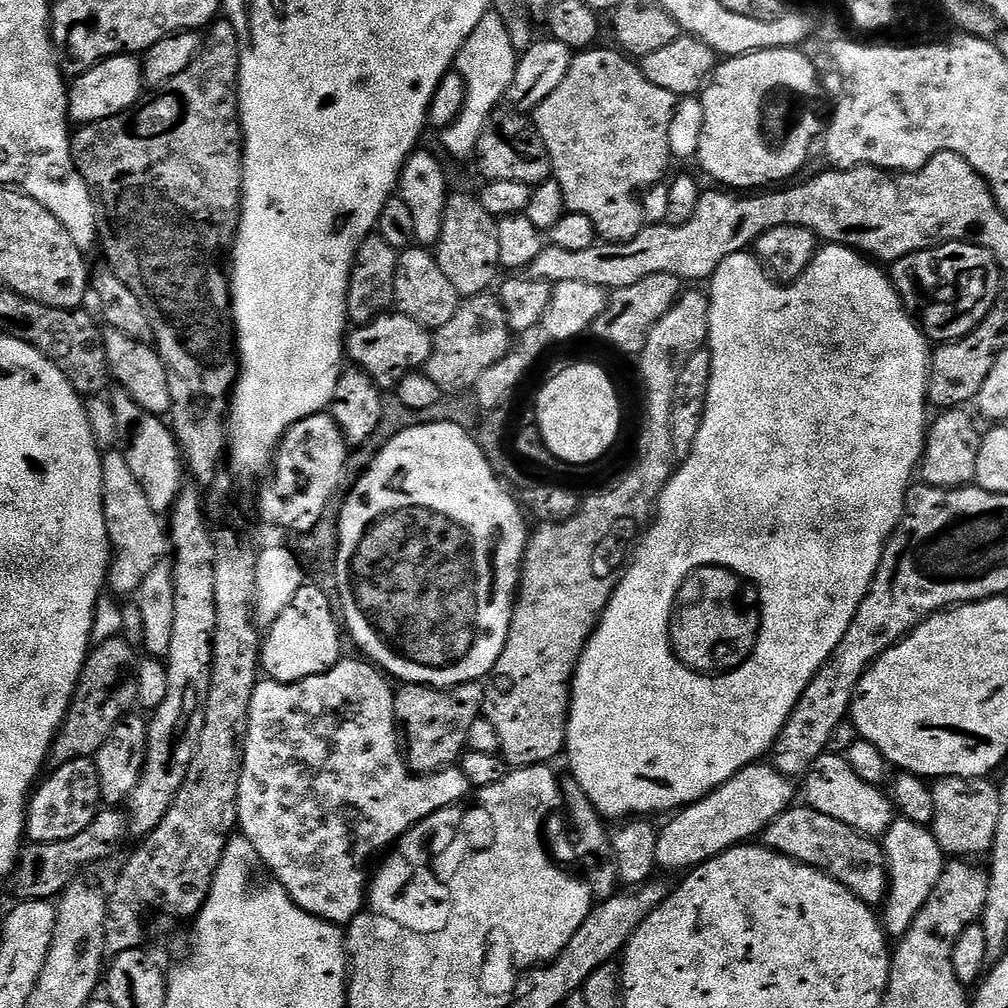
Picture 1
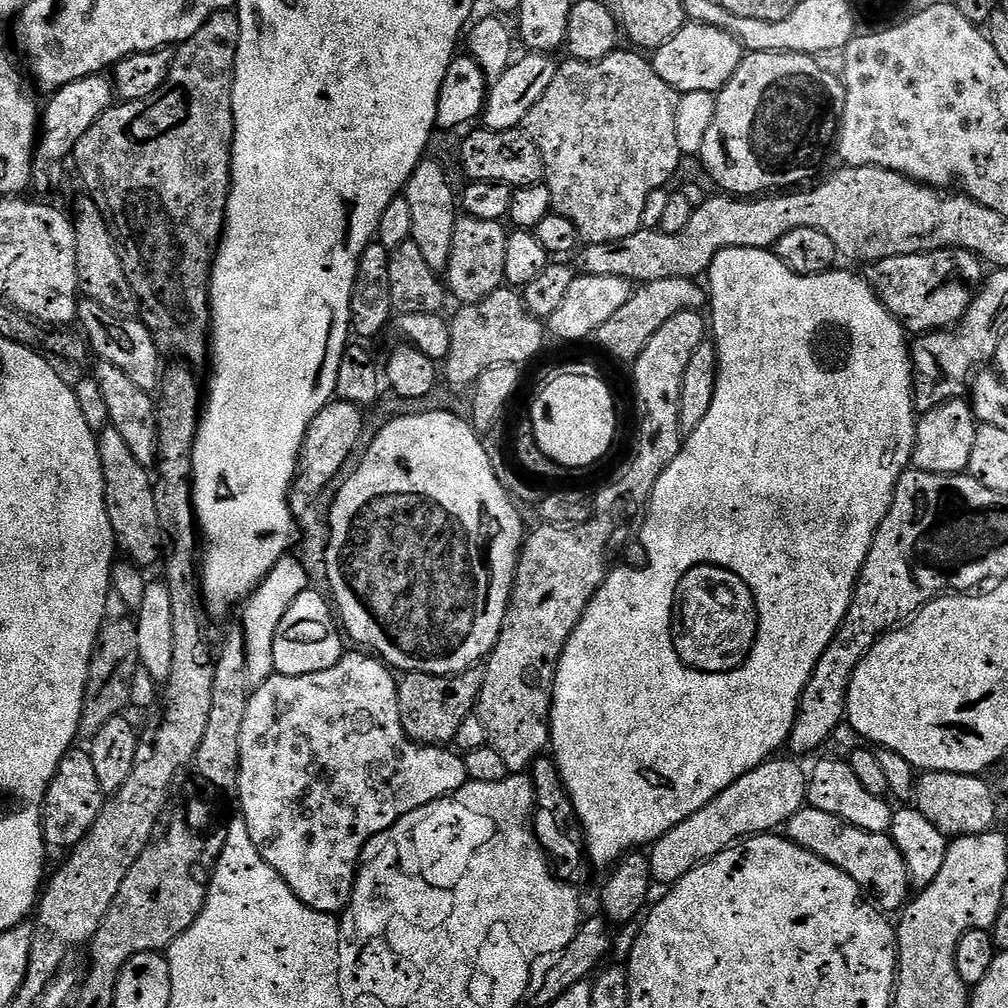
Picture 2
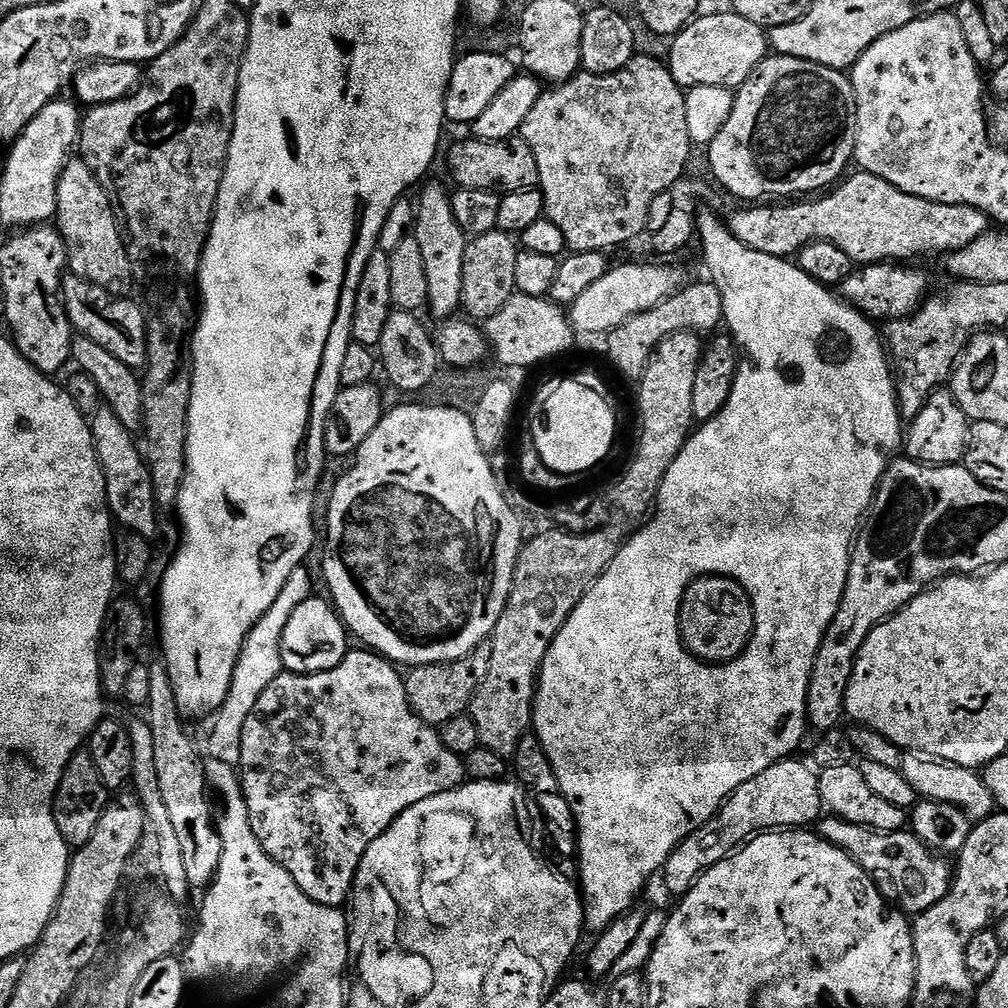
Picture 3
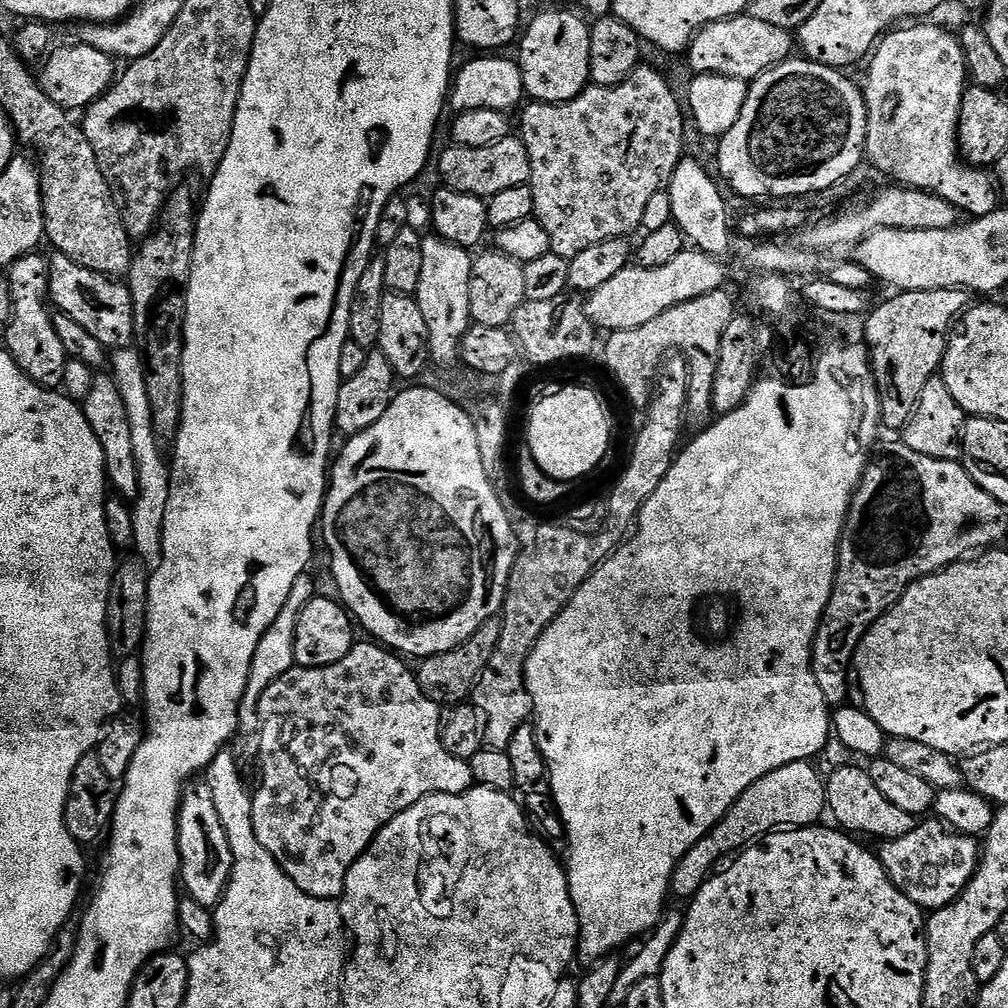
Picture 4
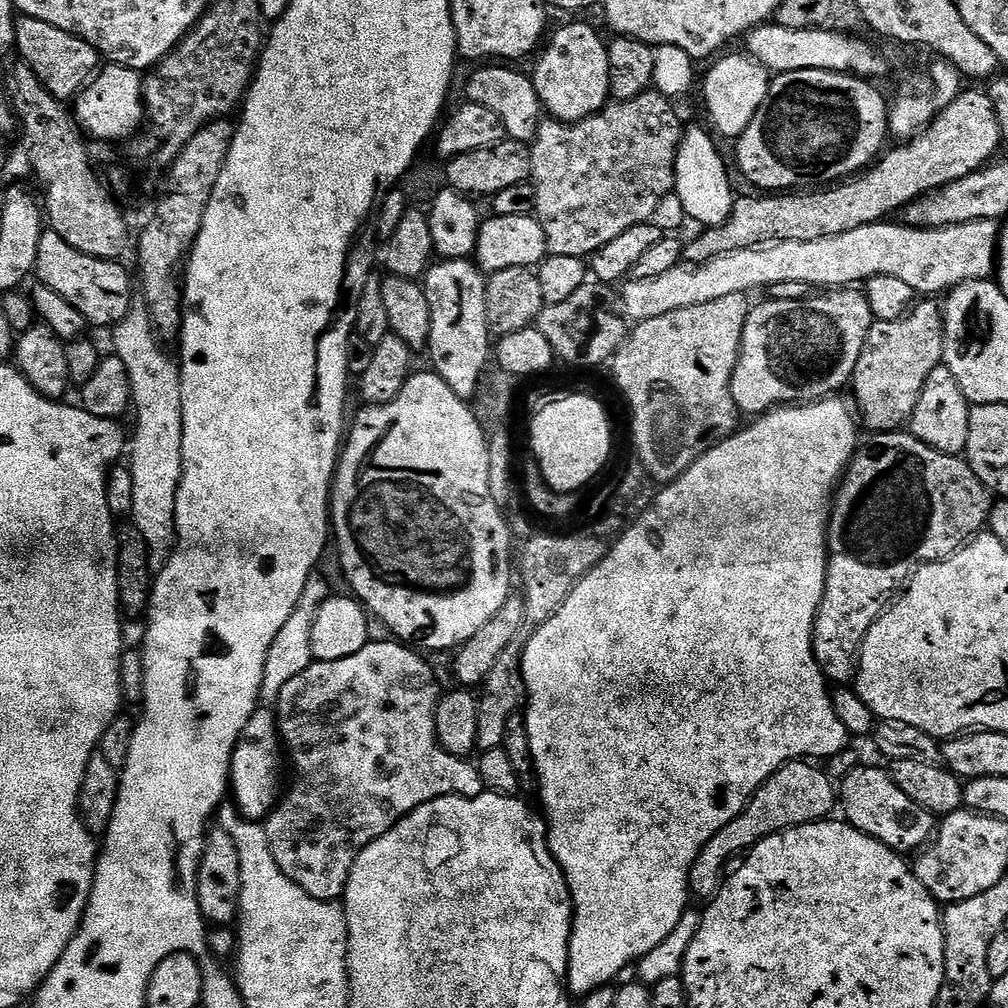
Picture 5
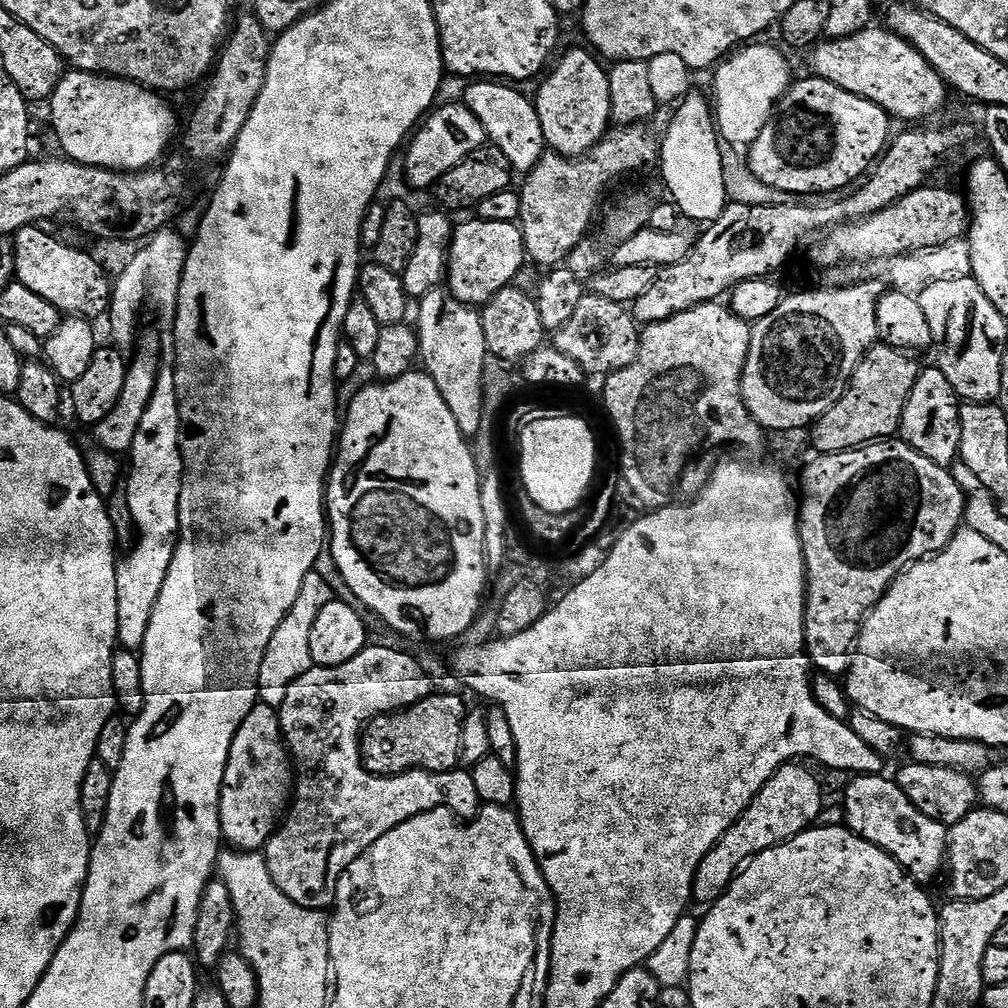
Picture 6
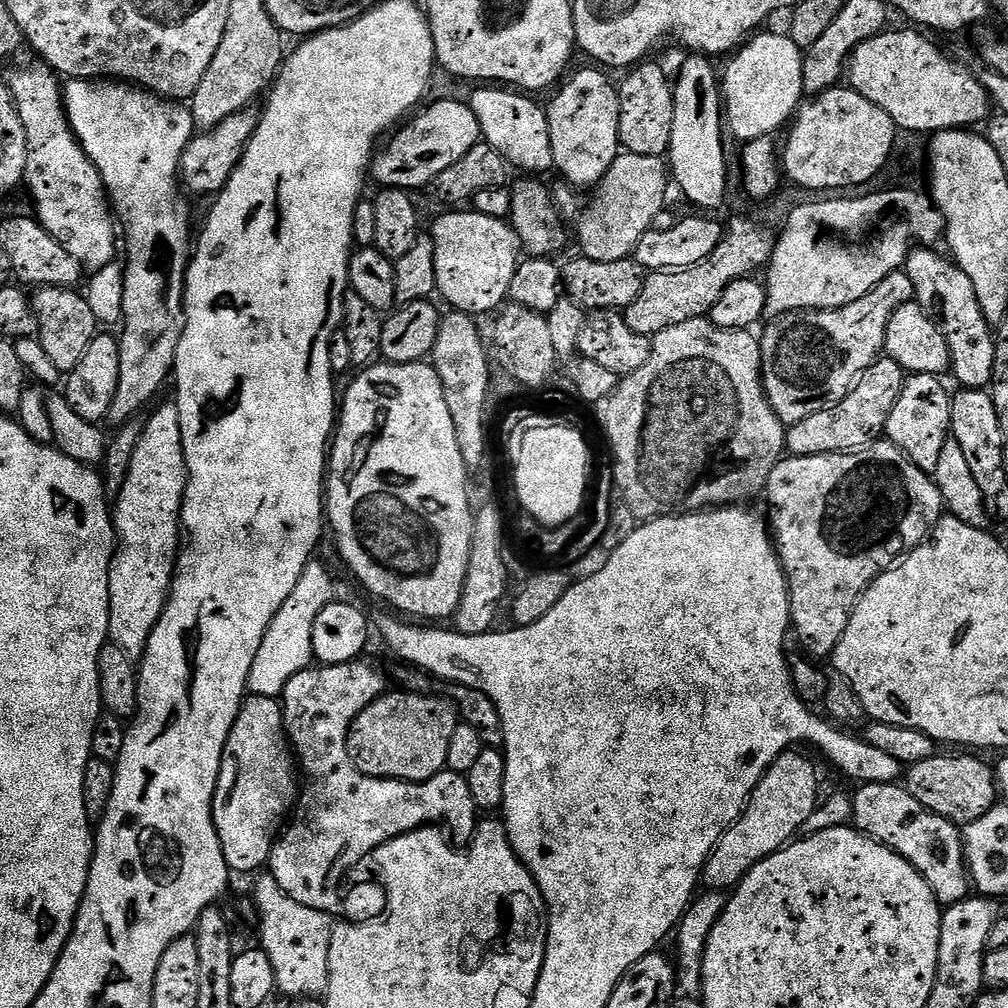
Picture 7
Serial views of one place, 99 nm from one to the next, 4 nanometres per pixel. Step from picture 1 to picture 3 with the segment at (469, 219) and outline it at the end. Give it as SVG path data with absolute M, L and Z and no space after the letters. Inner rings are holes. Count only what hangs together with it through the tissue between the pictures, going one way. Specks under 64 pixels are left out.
M499 230L490 234L482 234L481 236L473 236L469 239L466 246L466 262L462 266L462 308L465 313L473 321L486 322L494 314L498 314L502 310L502 306L506 306L506 302L510 302L510 298L517 295L516 282L514 274L516 273L516 264L521 254L521 249L518 247L511 235L507 232Z

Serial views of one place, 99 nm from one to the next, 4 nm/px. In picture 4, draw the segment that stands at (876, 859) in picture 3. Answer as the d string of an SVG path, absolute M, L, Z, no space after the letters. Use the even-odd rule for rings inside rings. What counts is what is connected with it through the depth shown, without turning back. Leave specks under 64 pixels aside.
M931 819L917 823L902 838L883 841L878 848L882 866L894 886L922 910L945 908L956 901L971 882L982 855L977 837L963 836L961 832L945 826L939 819Z

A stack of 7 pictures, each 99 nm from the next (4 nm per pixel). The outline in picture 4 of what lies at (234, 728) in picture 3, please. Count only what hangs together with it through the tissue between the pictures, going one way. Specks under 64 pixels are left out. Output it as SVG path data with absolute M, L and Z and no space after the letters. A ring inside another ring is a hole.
M305 574L298 578L298 582L294 582L294 590L290 590L290 598L286 598L286 606L282 606L278 618L274 618L274 622L266 630L262 642L258 642L258 650L254 650L254 658L248 675L248 685L240 703L240 728L243 731L246 730L252 733L257 731L258 717L256 711L260 705L262 694L266 694L269 686L278 678L282 678L282 674L286 674L296 664L294 658L294 634L298 626L298 618L302 614L304 607L310 603L318 592L318 589L312 585L310 577L311 575Z

